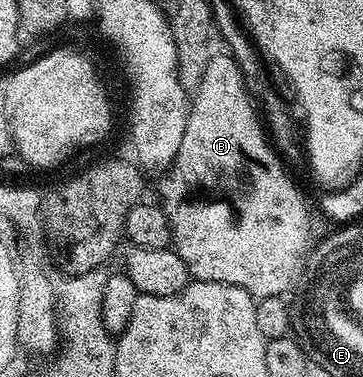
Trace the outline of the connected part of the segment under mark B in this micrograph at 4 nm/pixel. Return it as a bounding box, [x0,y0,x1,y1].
[160,55,310,295]

